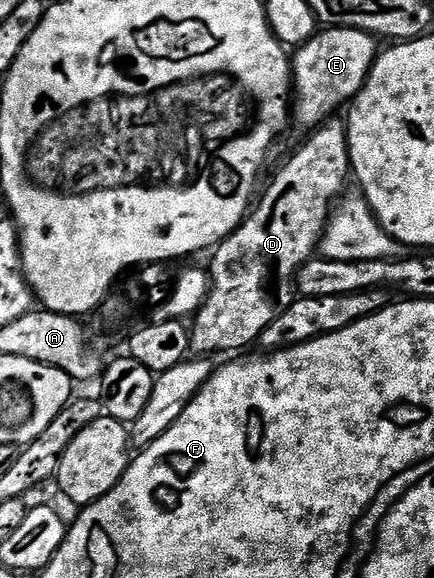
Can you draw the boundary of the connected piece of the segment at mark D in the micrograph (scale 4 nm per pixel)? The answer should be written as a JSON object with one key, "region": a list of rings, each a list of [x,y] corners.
{"region":[[[330,120],[314,129],[313,134],[293,155],[289,163],[273,178],[265,195],[245,215],[234,234],[228,234],[212,251],[213,263],[207,266],[211,279],[209,295],[197,309],[189,330],[189,348],[197,356],[214,356],[220,350],[241,350],[256,343],[261,333],[278,318],[295,297],[297,270],[308,258],[314,257],[319,239],[329,221],[331,204],[342,197],[345,181],[350,181],[349,131],[344,121]]]}

